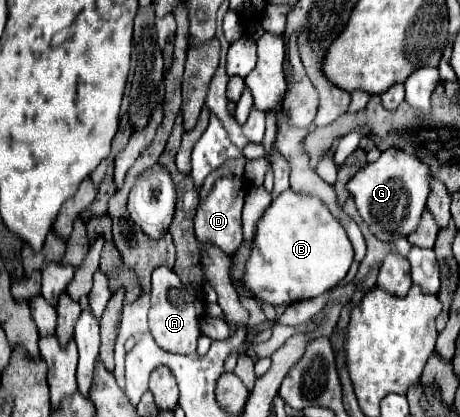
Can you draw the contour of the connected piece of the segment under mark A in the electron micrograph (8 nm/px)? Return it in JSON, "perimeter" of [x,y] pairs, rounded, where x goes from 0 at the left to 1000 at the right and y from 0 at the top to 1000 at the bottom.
{"perimeter":[[[343,640],[330,655],[330,736],[326,736],[326,794],[339,813],[339,823],[352,837],[374,837],[374,847],[422,847],[426,842],[426,818],[435,808],[430,789],[430,755],[426,755],[426,722],[417,698],[404,698],[396,683],[391,664],[365,645],[365,640]]]}

